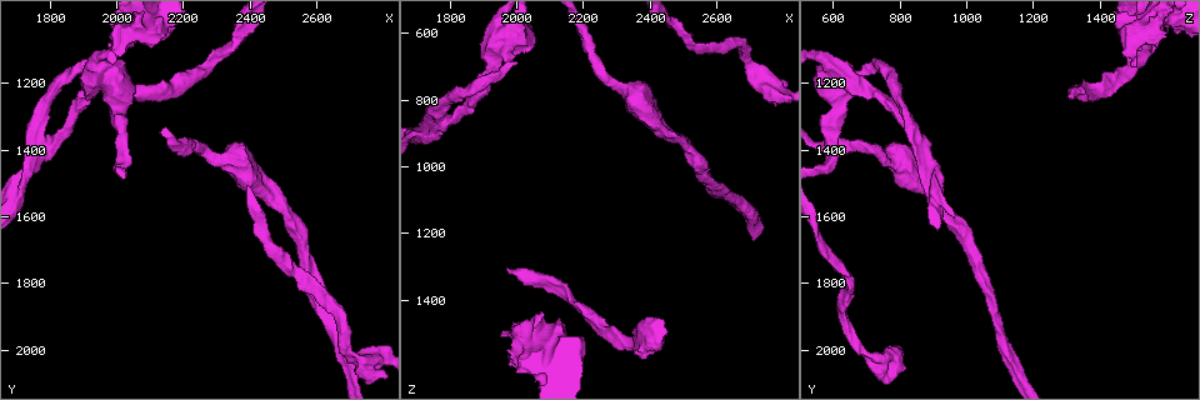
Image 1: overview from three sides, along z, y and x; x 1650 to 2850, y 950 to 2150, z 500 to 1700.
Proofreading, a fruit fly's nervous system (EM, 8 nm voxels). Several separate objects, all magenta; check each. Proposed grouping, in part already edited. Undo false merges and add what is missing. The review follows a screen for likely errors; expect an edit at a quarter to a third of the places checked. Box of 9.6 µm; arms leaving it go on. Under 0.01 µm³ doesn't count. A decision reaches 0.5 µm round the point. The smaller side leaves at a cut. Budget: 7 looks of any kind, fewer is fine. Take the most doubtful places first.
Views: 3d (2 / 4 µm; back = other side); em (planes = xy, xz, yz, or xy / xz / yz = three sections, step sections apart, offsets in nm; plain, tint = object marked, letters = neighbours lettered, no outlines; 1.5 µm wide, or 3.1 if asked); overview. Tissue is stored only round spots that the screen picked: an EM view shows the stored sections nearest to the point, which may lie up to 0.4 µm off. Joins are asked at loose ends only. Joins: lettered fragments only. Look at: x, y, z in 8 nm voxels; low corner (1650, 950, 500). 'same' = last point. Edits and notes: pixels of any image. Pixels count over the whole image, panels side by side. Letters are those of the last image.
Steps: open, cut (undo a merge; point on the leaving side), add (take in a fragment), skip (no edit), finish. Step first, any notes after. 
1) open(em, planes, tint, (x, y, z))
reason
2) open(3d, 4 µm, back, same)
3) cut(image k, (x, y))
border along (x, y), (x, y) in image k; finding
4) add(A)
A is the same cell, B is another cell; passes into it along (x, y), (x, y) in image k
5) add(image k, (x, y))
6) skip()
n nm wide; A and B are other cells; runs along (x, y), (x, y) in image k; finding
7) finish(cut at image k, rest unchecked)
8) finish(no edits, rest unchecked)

open(3d, 4 µm, (2020, 1060, 1500))
thick turns thin

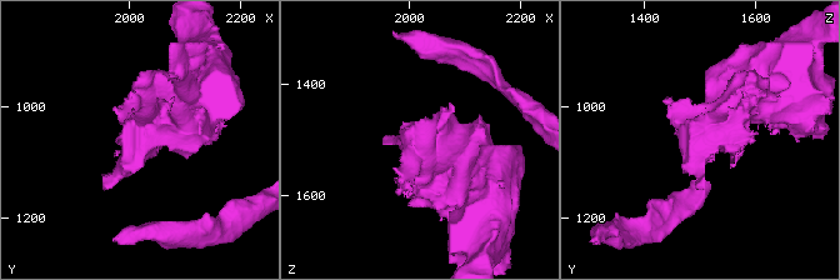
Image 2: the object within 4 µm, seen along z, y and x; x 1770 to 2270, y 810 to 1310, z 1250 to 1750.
open(em, planes, plain, (2030, 1060, 1515))

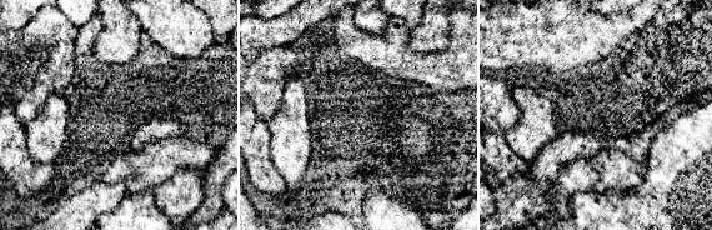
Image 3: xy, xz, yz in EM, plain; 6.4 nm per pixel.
open(em, planes, letters, same)
what lies round it

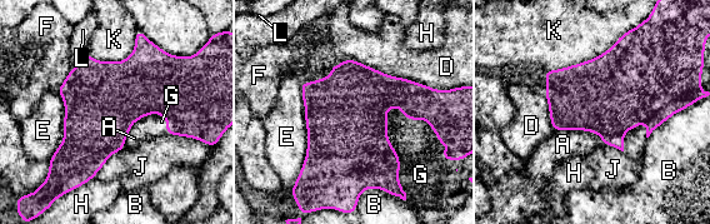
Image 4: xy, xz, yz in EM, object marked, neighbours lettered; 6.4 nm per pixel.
skip()
500 nm wide; A, B, D, E, F, G, H, J, K and L are other cells; border along (391, 106), (386, 137), (406, 193) in image 4; all the same neuron

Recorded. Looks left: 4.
open(em, planes, tint, (2380, 1050, 1540))
thick turns thin

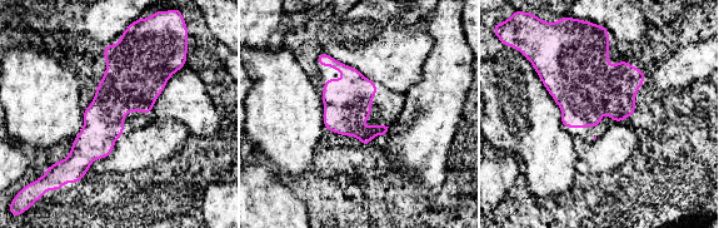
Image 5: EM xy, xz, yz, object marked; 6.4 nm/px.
open(em, planes, letters, same)

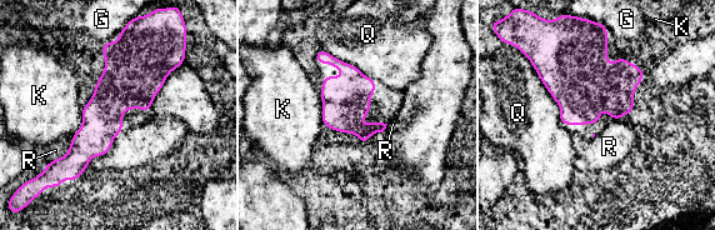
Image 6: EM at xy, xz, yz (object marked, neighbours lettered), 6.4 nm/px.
skip()
Q touches over 480 nm; G, K, Q and R are other cells; border along (73, 136), (69, 149), (46, 163) in image 6; continuous, no second neuron

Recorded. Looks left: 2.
open(em, planes, tint, (2010, 1450, 600))
abrupt turn

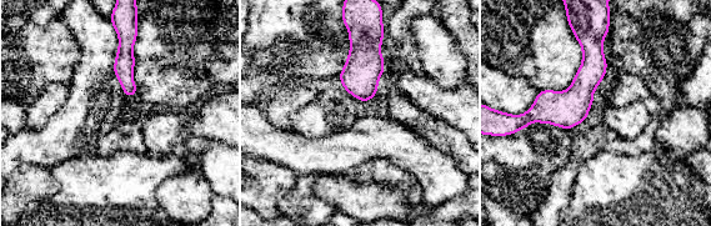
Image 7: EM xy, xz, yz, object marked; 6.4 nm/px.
open(em, planes, letters, same)

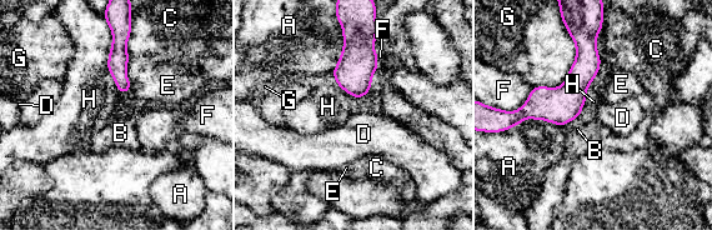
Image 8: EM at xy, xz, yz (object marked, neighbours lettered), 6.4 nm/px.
skip()
A, B, C, D, E, F, G and H are other cells; border along (601, 29), (600, 70), (578, 114) in image 8; continuous, no second neuron

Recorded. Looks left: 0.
finish(no edits, rest unchecked)

